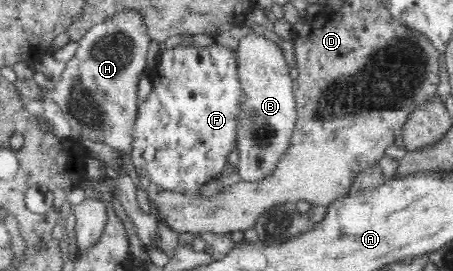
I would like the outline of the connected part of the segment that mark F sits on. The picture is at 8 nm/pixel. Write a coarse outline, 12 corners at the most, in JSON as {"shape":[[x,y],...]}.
{"shape":[[160,50],[128,160],[198,194],[237,150],[237,50]]}

